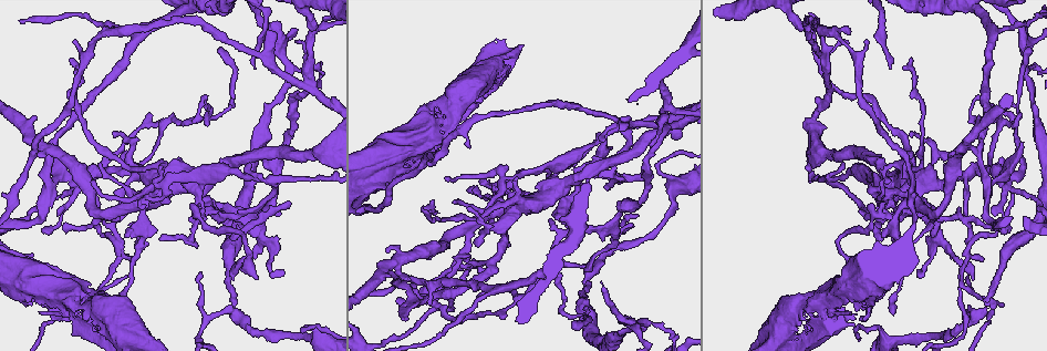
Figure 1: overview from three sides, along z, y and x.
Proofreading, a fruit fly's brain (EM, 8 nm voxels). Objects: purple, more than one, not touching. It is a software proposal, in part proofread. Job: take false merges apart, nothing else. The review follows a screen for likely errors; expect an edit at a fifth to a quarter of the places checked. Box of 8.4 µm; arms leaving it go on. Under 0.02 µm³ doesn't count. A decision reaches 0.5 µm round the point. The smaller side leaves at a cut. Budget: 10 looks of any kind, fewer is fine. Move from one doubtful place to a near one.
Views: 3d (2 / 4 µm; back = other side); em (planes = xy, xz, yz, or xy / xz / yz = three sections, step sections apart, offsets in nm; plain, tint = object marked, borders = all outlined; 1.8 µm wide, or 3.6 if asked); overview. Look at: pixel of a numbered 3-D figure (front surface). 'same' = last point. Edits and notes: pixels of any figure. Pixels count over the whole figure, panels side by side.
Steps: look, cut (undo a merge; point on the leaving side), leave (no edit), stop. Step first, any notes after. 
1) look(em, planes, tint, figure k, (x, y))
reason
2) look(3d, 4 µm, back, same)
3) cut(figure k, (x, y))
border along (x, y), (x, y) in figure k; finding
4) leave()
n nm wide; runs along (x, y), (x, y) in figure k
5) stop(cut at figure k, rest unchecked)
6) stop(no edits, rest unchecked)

look(3d, 2 µm, figure 1, (436, 296))
looks like a crossing

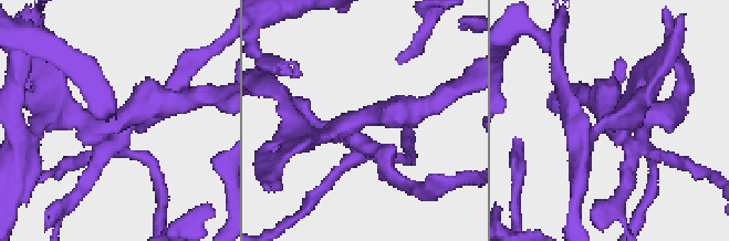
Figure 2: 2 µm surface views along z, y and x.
look(em, xy, step 8, tint, figure 2, (108, 125))

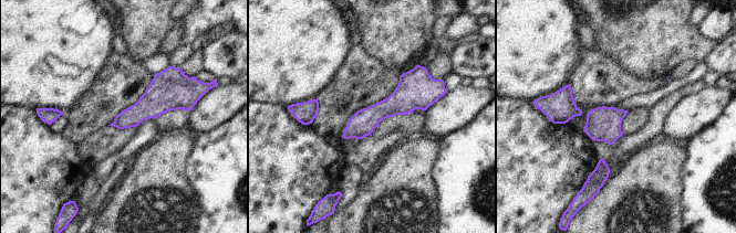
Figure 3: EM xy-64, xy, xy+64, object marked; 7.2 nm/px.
look(em, planes, tint, same)

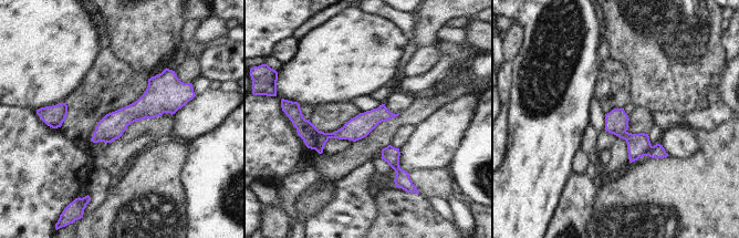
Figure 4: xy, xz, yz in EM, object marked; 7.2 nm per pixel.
cut(figure 4, (638, 145))
the part that leaves runs along (183, 99), (157, 99), (94, 138) in figure 4; a second neuron is stuck on

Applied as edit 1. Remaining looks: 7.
look(overview)
redraw

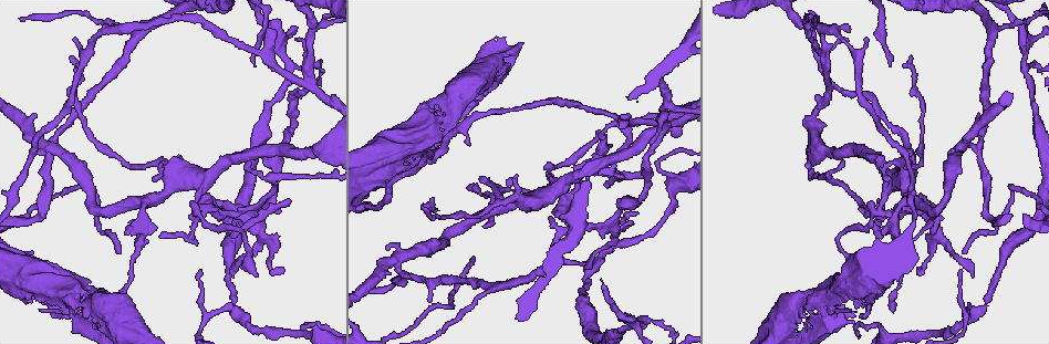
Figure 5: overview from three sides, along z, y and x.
look(em, planes, tint, figure 5, (901, 163))

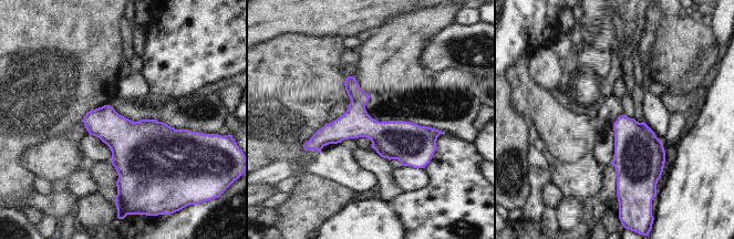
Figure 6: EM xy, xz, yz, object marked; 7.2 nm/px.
leave()
runs along (436, 133), (339, 130), (309, 145) in figure 6; one neuron here

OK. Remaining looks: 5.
look(em, planes, tint, figure 5, (514, 111))
a narrow waist

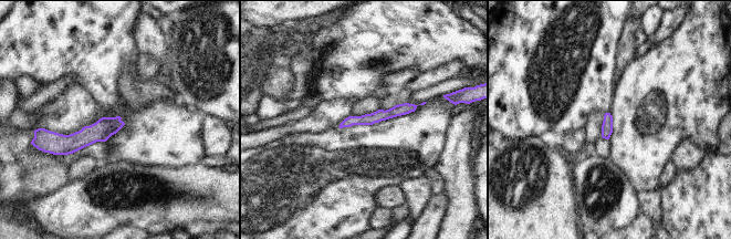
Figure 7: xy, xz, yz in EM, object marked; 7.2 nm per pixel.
leave()
continuous, no second neuron

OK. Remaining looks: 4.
look(em, xy, step 8, tint, figure 5, (489, 197))
calibre changes

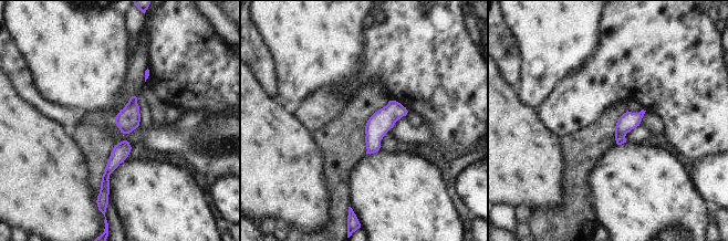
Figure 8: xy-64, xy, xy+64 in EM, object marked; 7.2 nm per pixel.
leave()
all the same neuron

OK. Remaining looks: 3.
stop(cut at figure 4, rest unchecked)

